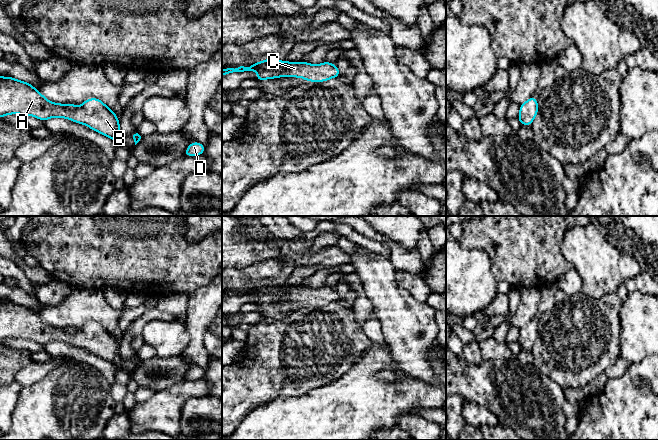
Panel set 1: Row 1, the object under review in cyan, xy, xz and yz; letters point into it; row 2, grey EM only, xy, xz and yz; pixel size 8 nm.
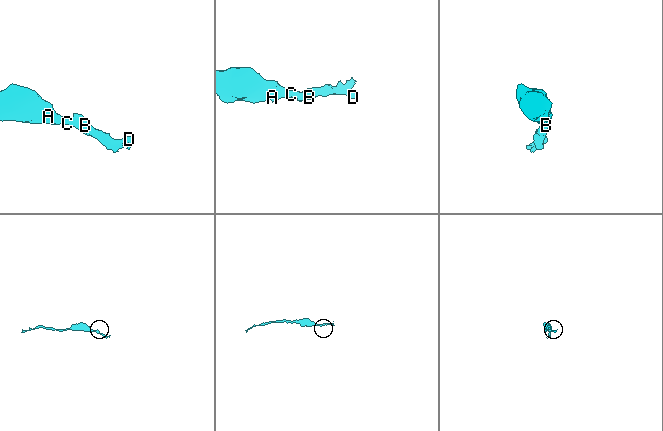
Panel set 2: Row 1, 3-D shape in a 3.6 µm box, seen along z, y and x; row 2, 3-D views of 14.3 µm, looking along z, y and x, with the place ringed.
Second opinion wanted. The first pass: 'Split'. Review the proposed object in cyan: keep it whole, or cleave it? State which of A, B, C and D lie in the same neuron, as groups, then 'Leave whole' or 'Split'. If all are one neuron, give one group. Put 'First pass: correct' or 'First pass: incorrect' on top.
First pass: incorrect
Groups: A B C D. Leave whole

